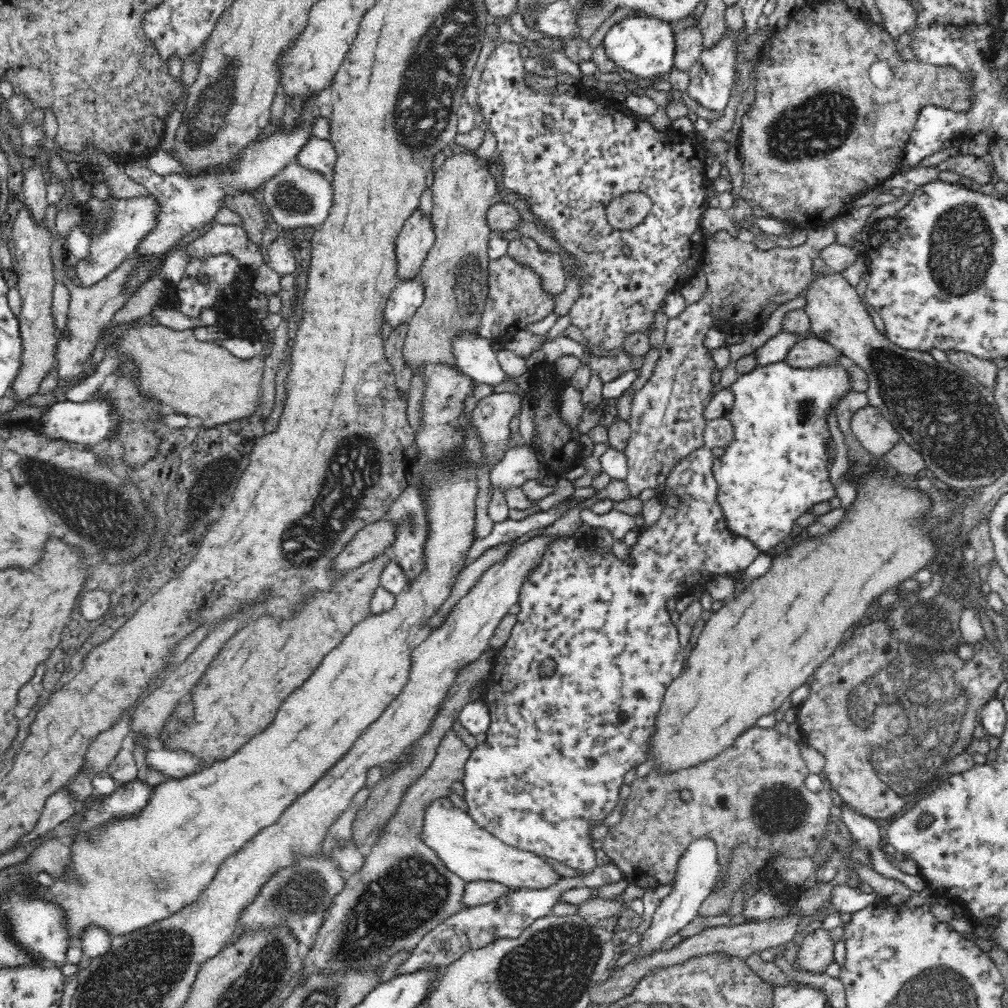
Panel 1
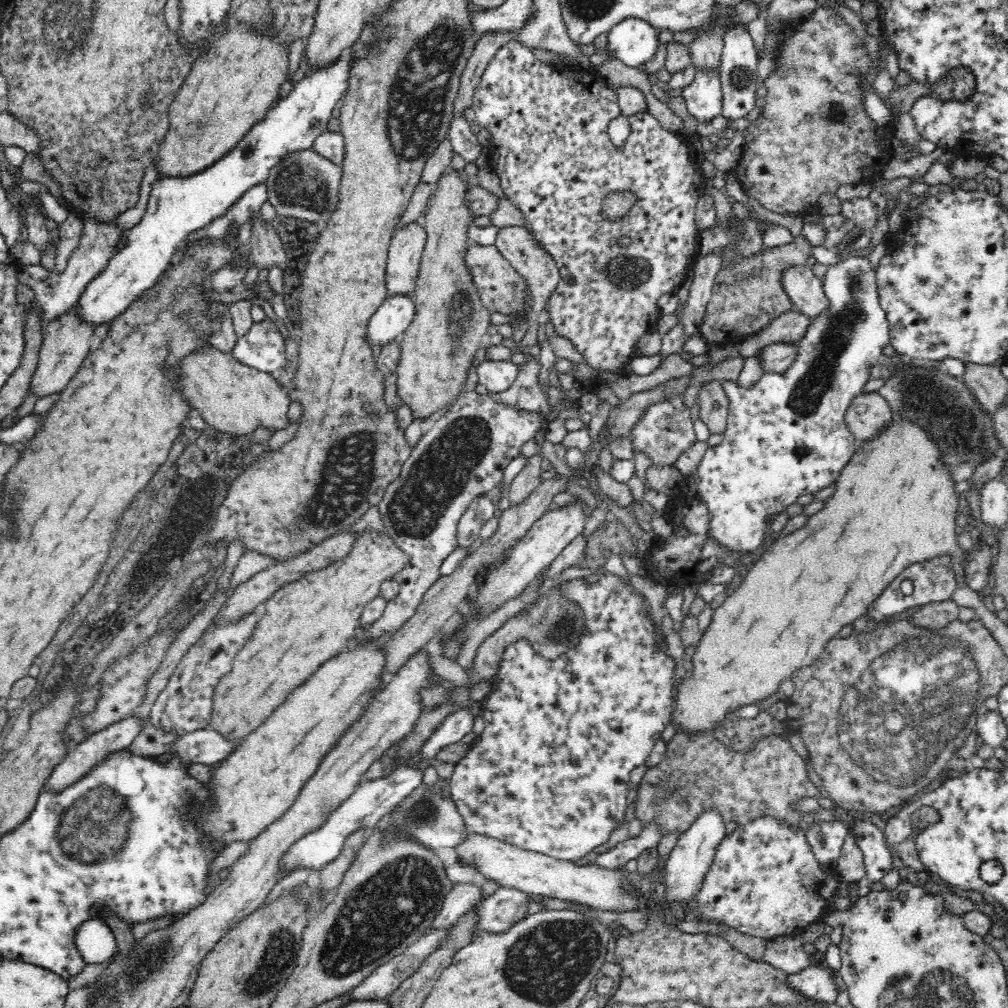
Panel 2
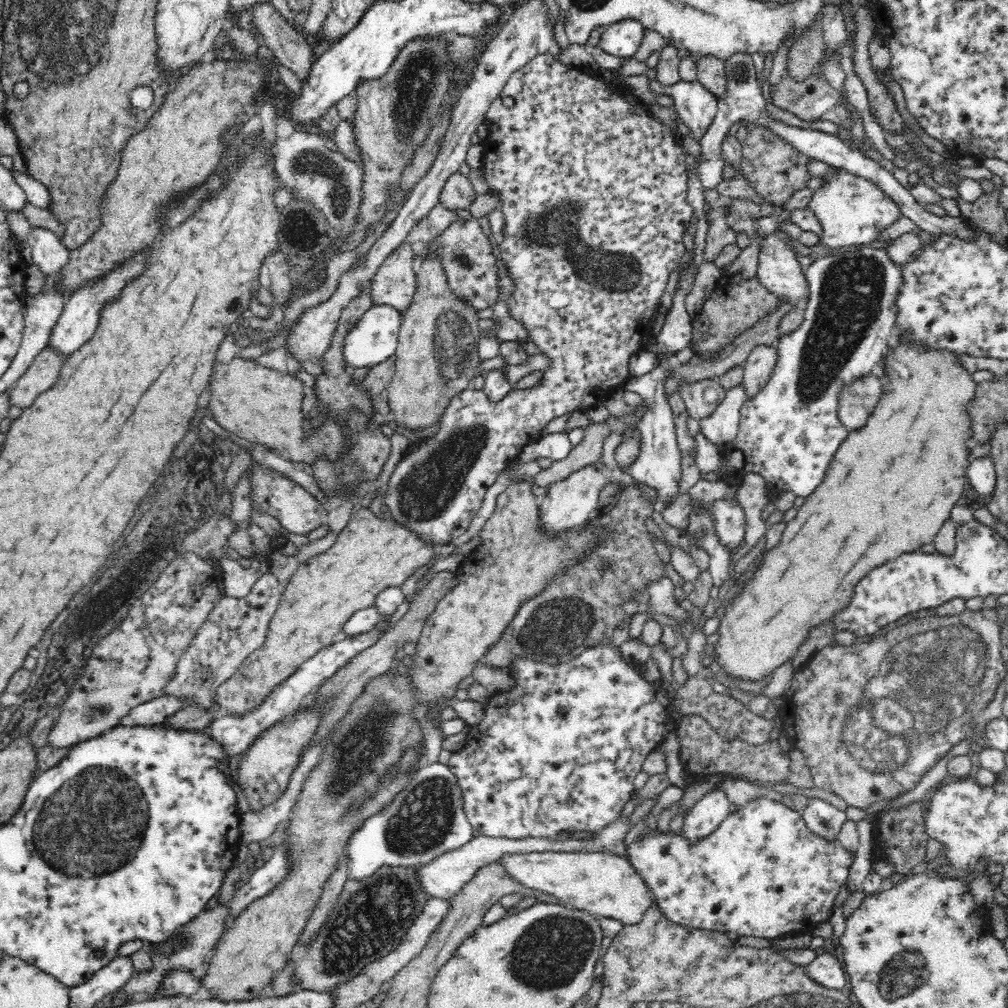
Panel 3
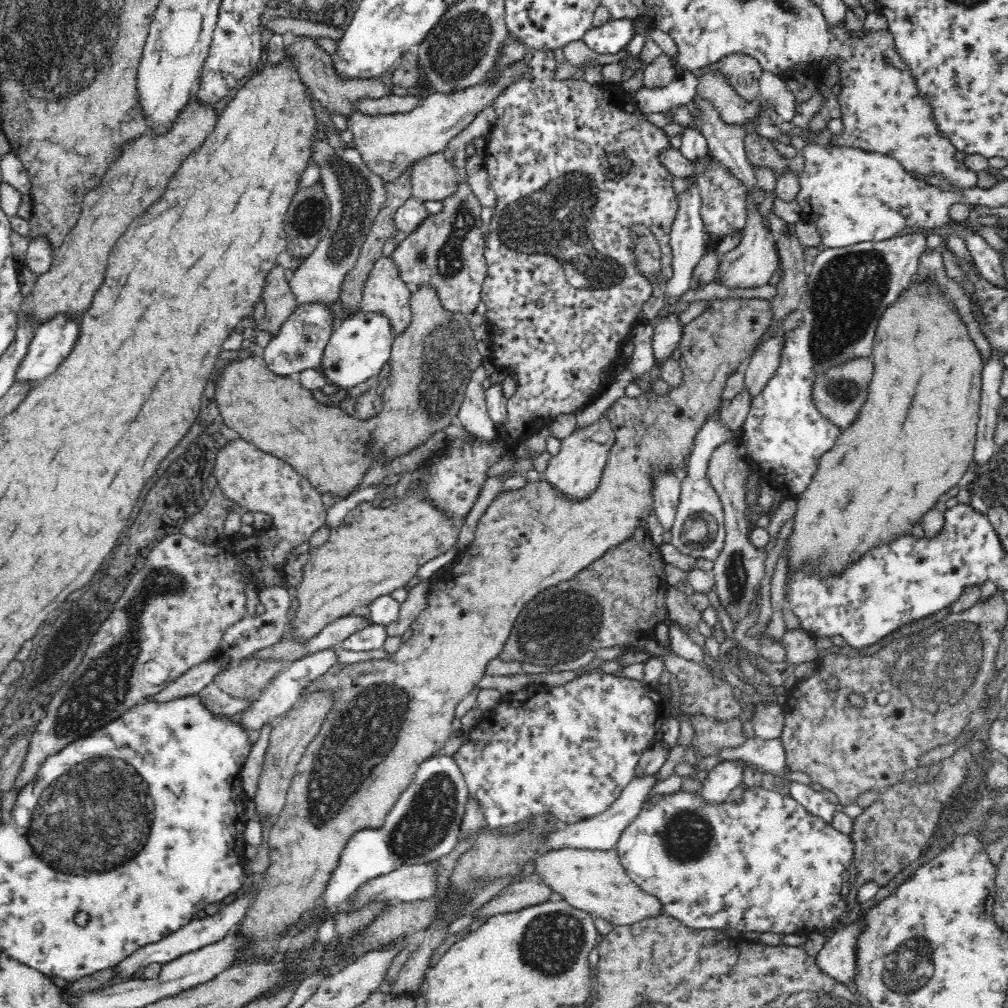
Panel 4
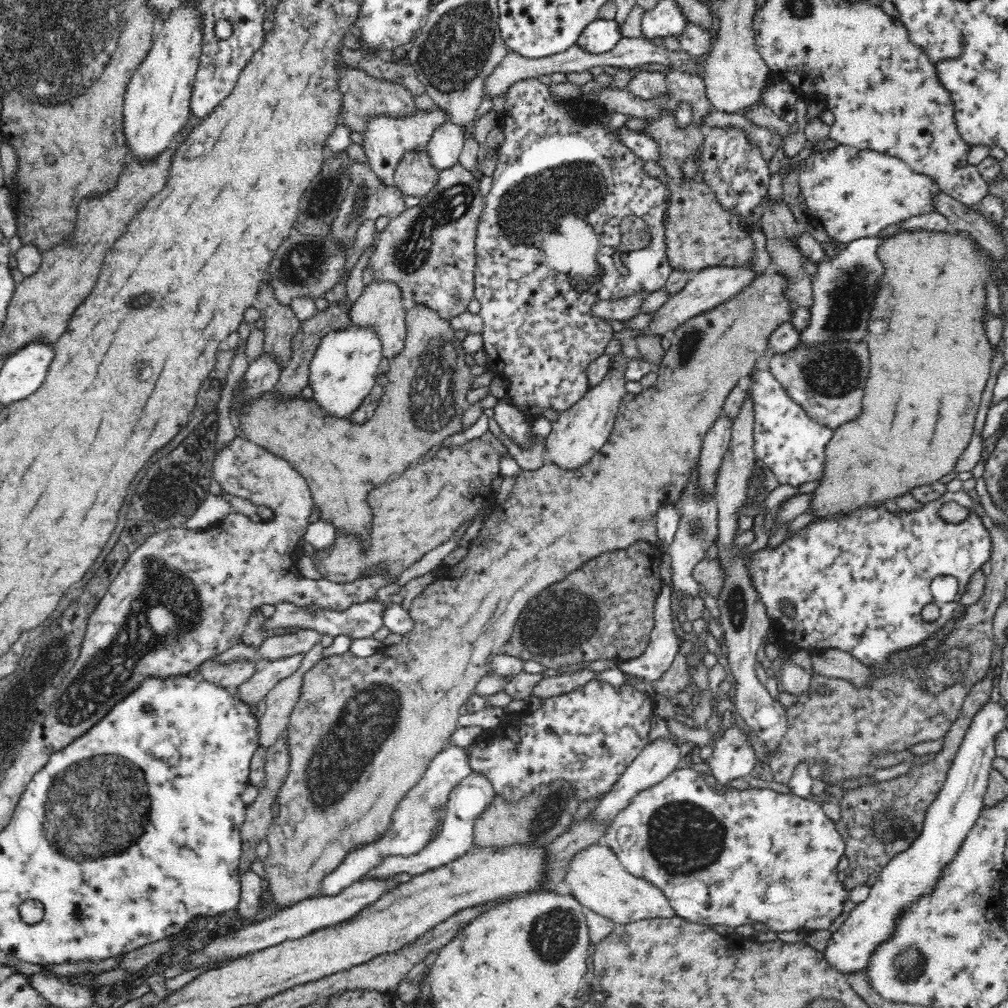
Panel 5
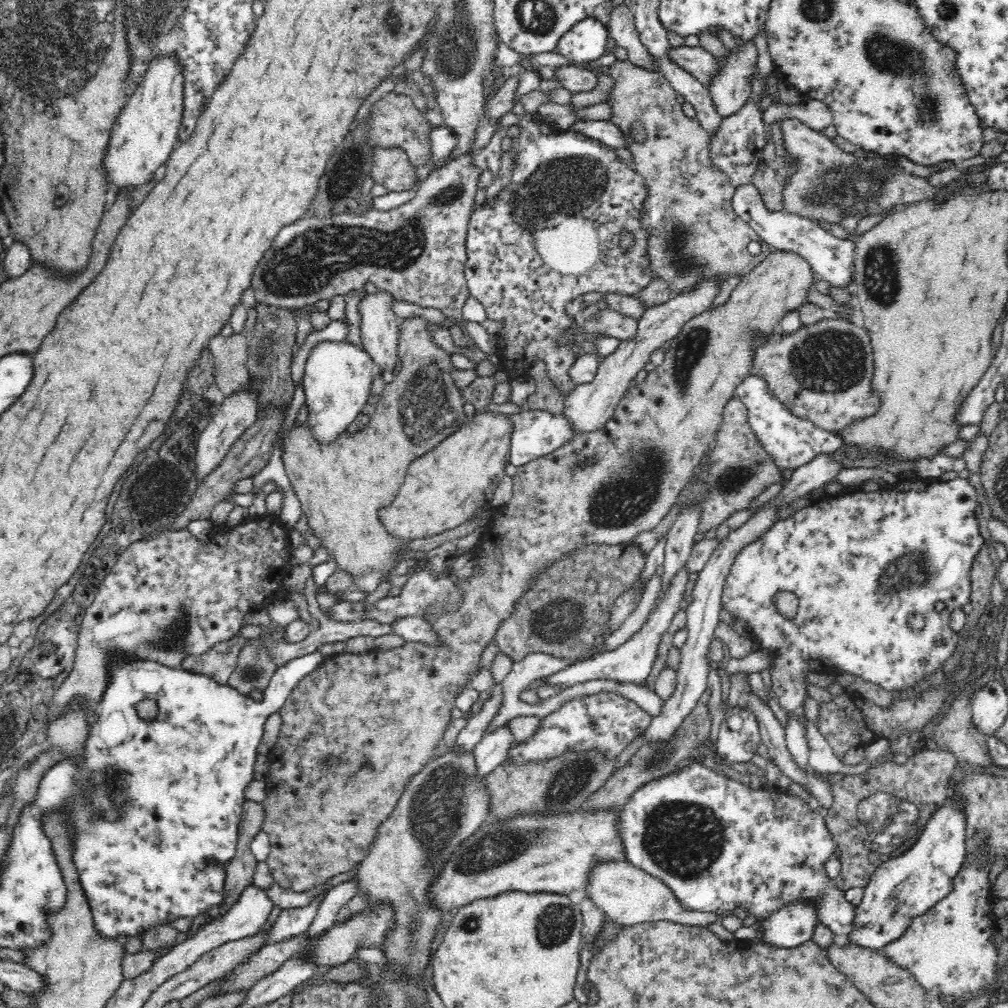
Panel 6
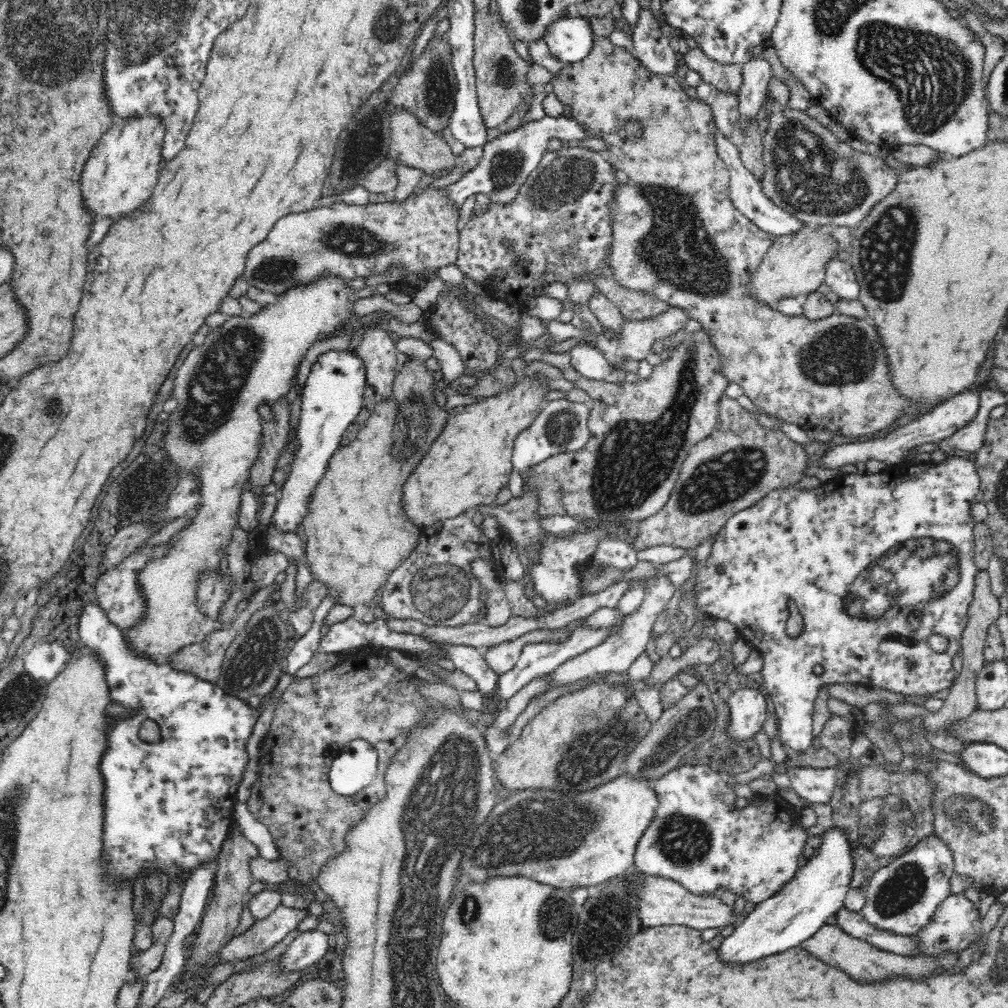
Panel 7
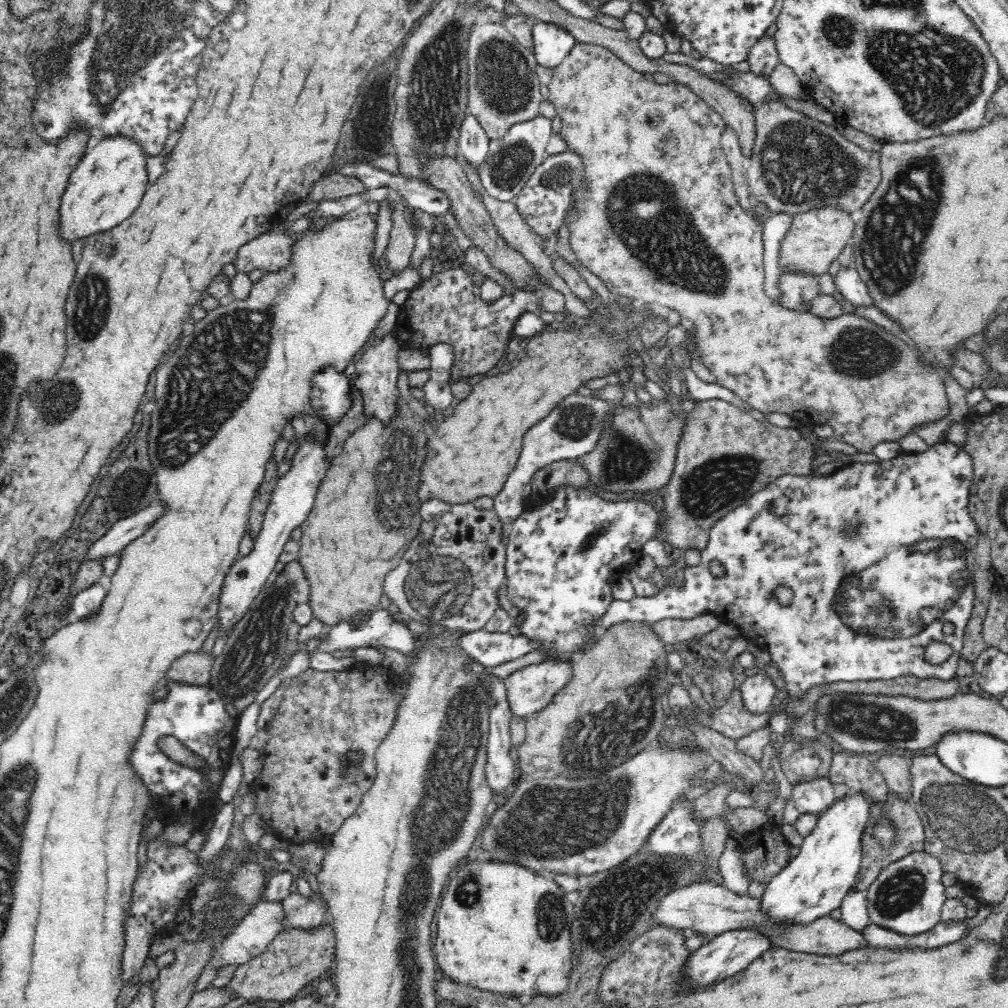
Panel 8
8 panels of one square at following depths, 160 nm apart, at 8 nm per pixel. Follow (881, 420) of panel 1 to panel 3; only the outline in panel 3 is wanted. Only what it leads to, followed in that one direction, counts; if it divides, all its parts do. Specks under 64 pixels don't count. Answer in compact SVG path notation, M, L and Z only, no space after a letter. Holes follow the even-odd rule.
M871 372L844 383L837 394L837 415L849 431L860 428L880 396L880 380Z

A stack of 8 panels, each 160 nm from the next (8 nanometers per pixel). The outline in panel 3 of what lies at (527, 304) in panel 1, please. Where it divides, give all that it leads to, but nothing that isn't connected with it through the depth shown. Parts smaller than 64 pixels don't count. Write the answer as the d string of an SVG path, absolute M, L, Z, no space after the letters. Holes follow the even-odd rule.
M470 214L469 218L458 218L450 222L445 230L440 231L434 238L422 242L413 248L413 260L416 265L424 258L435 258L442 267L445 282L458 301L467 303L478 312L495 305L498 297L497 279L498 266L493 255L492 245L482 230L478 219Z

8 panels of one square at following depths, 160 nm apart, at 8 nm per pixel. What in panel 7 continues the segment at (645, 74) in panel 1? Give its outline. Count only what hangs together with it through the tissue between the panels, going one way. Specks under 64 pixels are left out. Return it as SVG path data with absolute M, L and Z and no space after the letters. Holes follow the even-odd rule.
M576 14L556 19L543 31L542 39L551 55L558 62L566 65L584 58L595 36L590 23Z

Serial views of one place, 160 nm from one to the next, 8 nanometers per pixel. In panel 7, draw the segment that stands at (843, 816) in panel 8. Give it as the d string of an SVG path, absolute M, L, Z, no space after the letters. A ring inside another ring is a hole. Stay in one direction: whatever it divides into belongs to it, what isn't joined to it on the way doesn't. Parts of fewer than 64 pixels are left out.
M833 825L822 834L820 846L809 849L804 856L804 866L799 866L796 874L783 882L772 896L757 902L744 922L715 947L719 961L726 966L740 966L799 946L830 916L838 914L843 908L846 894L853 887L851 882L854 866L852 842L847 830Z

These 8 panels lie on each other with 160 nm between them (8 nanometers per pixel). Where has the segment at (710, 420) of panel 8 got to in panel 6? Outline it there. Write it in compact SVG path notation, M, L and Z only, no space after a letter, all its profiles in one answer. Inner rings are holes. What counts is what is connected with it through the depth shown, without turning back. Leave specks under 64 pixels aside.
M733 396L724 405L723 419L715 443L705 452L699 466L694 470L696 474L693 474L681 488L670 510L656 526L650 530L640 531L626 543L640 548L644 556L647 555L654 546L659 545L660 538L667 536L676 518L680 516L680 510L686 506L687 508L690 506L699 508L697 532L706 539L706 532L710 532L710 528L720 526L738 510L748 508L772 484L786 481L789 472L776 462L772 454L762 448L762 442L758 442L755 430L747 422L747 406L738 397Z

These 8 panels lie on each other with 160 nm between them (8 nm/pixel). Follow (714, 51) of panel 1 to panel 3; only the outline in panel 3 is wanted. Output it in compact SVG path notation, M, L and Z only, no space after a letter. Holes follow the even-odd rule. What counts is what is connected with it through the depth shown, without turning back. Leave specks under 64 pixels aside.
M678 81L671 85L651 83L650 88L656 94L668 94L674 97L674 109L678 118L690 128L694 140L700 140L712 124L717 111L717 98L700 84L700 81Z

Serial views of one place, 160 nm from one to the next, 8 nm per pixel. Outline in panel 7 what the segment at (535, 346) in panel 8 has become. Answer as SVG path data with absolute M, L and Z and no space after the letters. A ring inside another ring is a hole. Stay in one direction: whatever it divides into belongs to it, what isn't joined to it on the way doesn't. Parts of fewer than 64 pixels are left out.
M548 373L520 375L510 390L498 392L496 396L479 397L478 402L464 406L462 412L449 415L440 435L432 442L427 453L404 482L404 512L408 520L418 528L432 526L436 519L445 519L468 513L480 504L490 505L502 488L508 488L512 476L512 453L517 437L538 418L547 404L548 394L554 392L550 386L552 376Z

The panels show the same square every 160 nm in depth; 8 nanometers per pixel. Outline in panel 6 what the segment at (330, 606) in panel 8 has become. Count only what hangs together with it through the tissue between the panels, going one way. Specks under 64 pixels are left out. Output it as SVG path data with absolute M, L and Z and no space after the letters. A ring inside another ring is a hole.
M420 316L403 320L399 326L400 370L387 380L384 395L377 403L377 411L358 433L348 435L344 432L339 441L321 445L310 437L307 426L294 423L281 441L285 472L300 501L301 512L308 518L308 528L316 534L316 538L320 538L320 546L326 550L328 560L334 560L337 570L351 577L351 590L372 592L400 562L426 558L426 552L416 551L406 539L386 530L380 520L380 510L394 502L411 462L430 452L467 421L458 384L451 377L454 366L450 355L432 341L432 328L433 324Z

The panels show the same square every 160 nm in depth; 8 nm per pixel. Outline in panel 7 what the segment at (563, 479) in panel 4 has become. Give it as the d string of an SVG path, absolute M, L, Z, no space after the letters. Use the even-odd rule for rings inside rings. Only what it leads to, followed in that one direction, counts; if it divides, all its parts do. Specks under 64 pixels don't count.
M670 308L652 320L624 322L619 339L607 338L598 331L592 344L604 353L610 364L623 367L626 360L644 360L656 340L667 336L678 338L686 322L687 314L683 310Z

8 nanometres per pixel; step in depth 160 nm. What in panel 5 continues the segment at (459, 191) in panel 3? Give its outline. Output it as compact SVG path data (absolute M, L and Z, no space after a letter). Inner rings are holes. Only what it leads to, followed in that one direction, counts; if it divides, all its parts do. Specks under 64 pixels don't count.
M425 151L406 152L394 168L394 188L402 192L403 196L422 198L436 186L438 170L430 165L430 156Z

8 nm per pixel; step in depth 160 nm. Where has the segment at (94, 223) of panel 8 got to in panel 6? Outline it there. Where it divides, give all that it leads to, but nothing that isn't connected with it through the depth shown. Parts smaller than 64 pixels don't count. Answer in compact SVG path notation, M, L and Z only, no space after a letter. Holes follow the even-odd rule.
M161 57L148 66L144 80L136 86L134 92L126 99L126 104L119 112L115 125L112 127L107 145L105 146L102 168L105 173L106 186L116 188L118 195L132 194L136 188L154 180L156 170L168 160L178 138L181 121L183 76L181 67L173 57Z

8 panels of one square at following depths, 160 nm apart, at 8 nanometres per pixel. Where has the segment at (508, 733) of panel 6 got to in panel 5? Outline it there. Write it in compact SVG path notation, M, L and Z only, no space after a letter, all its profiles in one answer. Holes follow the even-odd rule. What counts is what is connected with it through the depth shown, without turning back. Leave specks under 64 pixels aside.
M473 770L460 780L456 786L448 791L446 808L444 810L443 829L441 833L428 843L422 850L408 856L385 856L379 860L377 865L370 867L360 878L362 880L382 880L382 878L393 877L396 874L404 872L404 874L419 875L438 865L455 859L464 851L473 846L474 827L476 818L485 809L485 806L492 800L494 787L490 778L487 778L482 772Z

